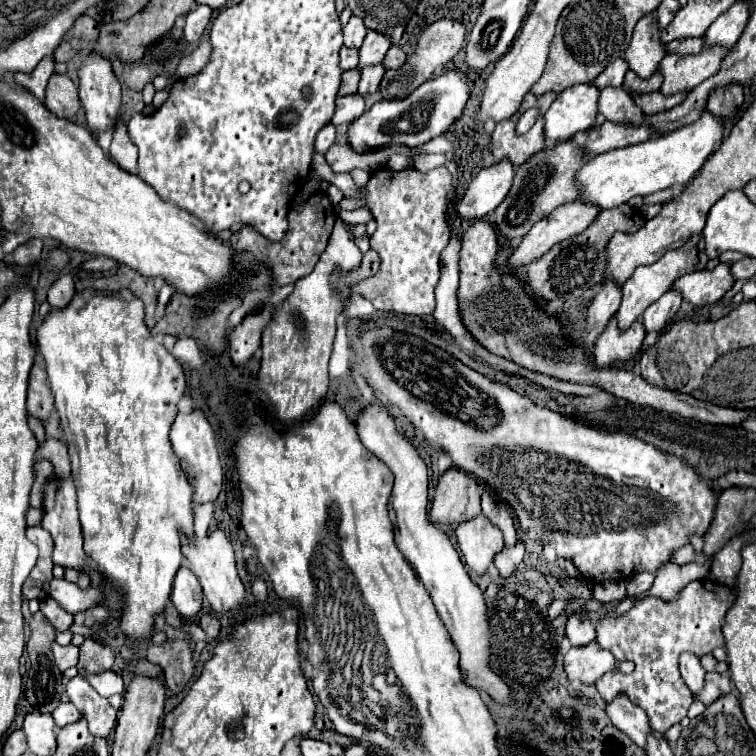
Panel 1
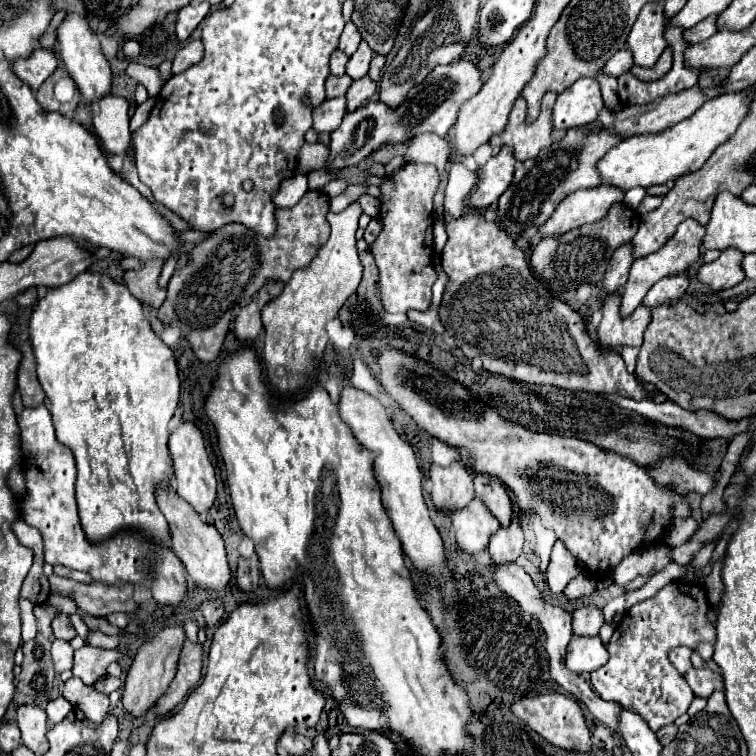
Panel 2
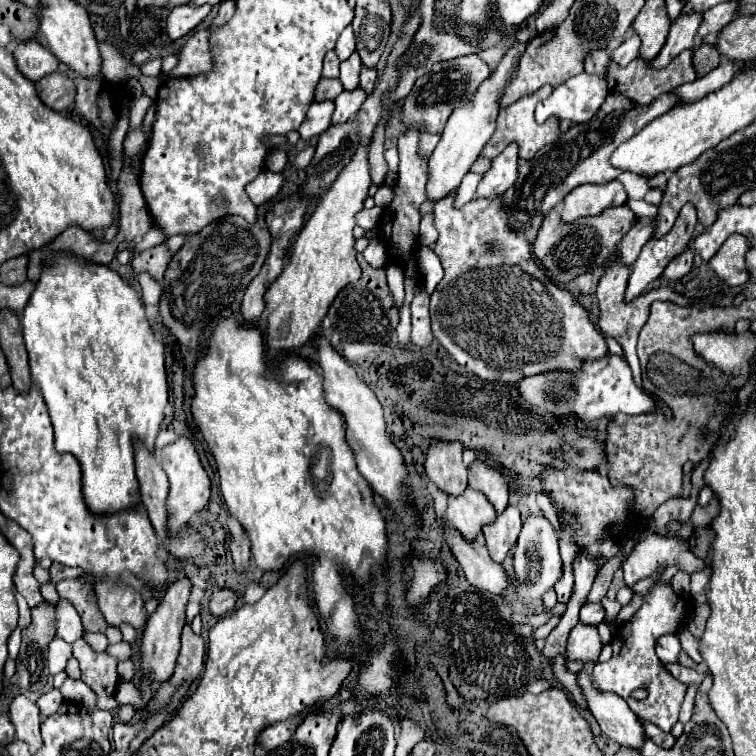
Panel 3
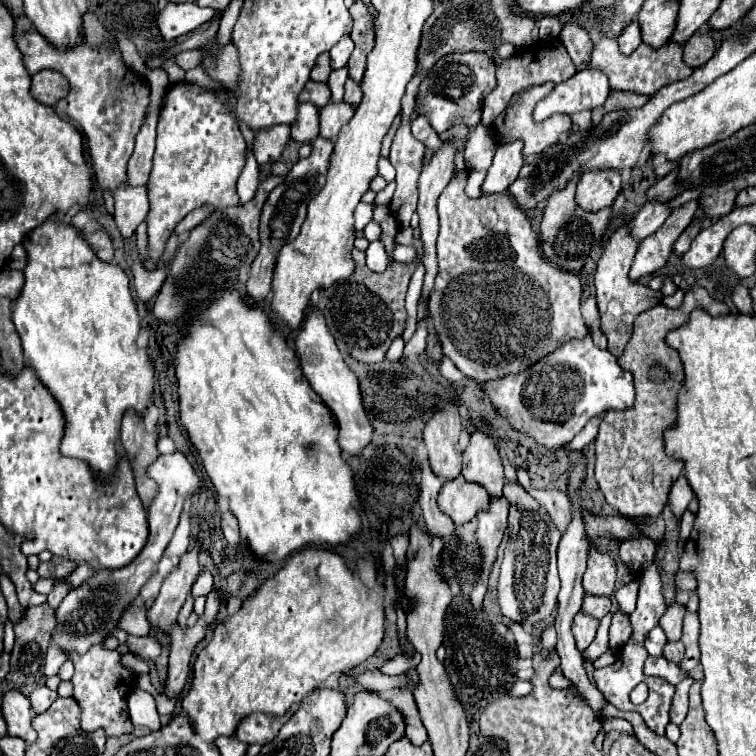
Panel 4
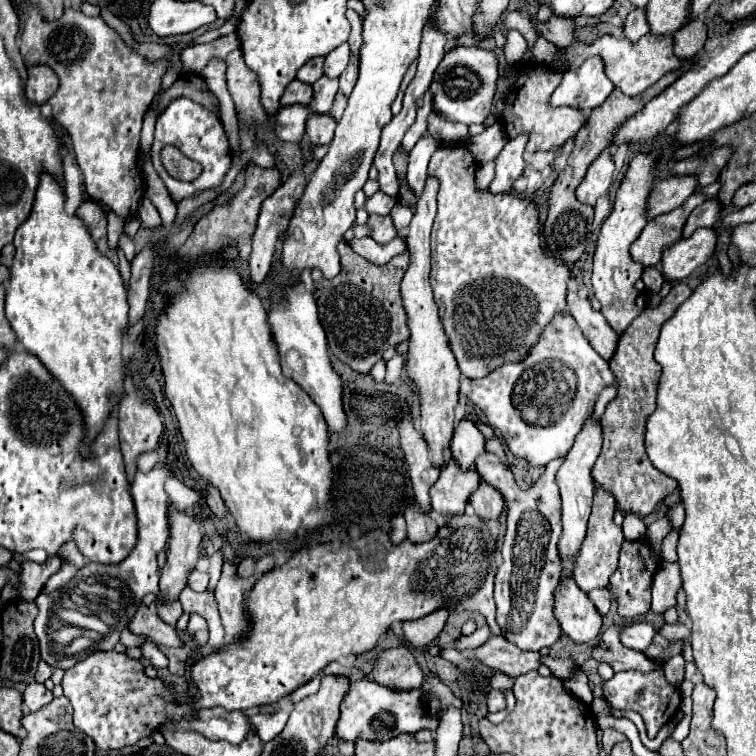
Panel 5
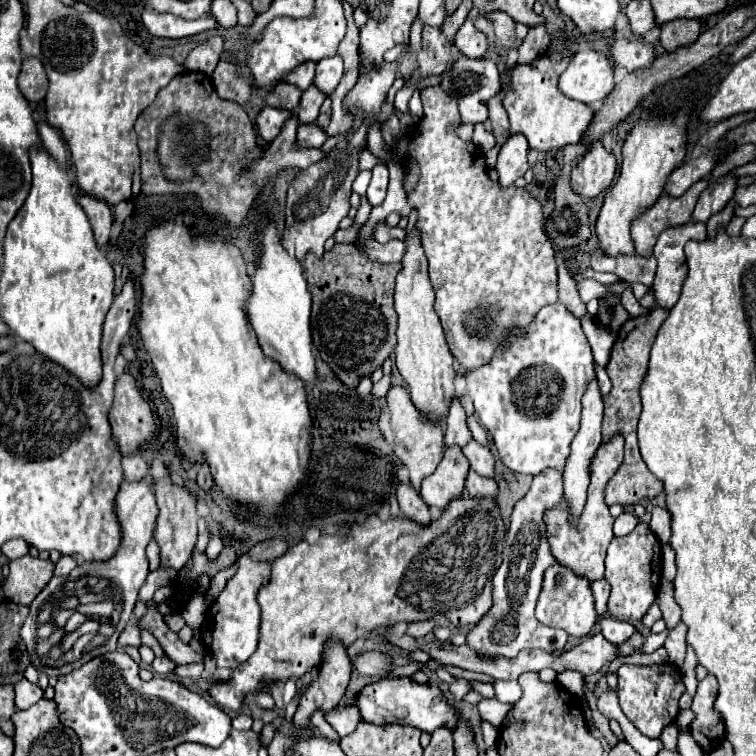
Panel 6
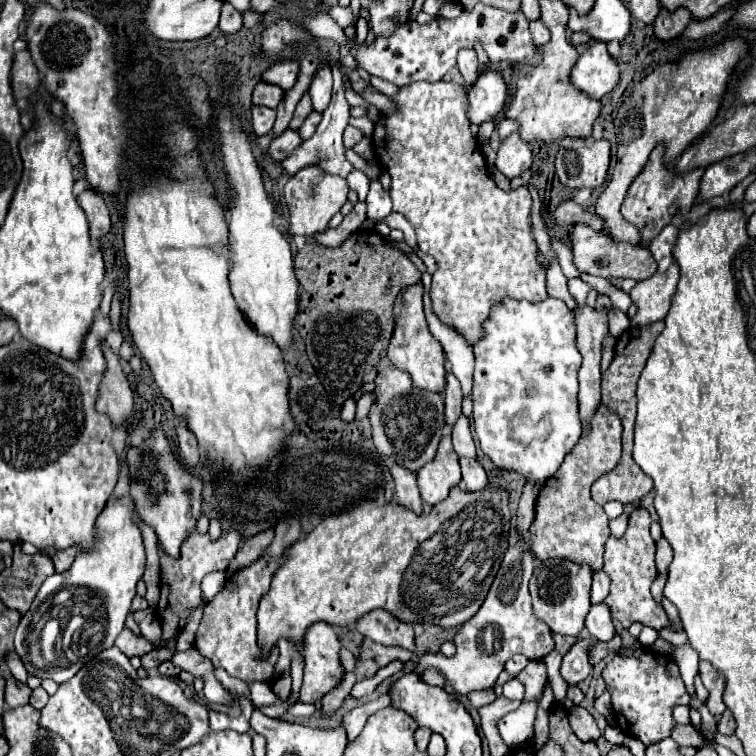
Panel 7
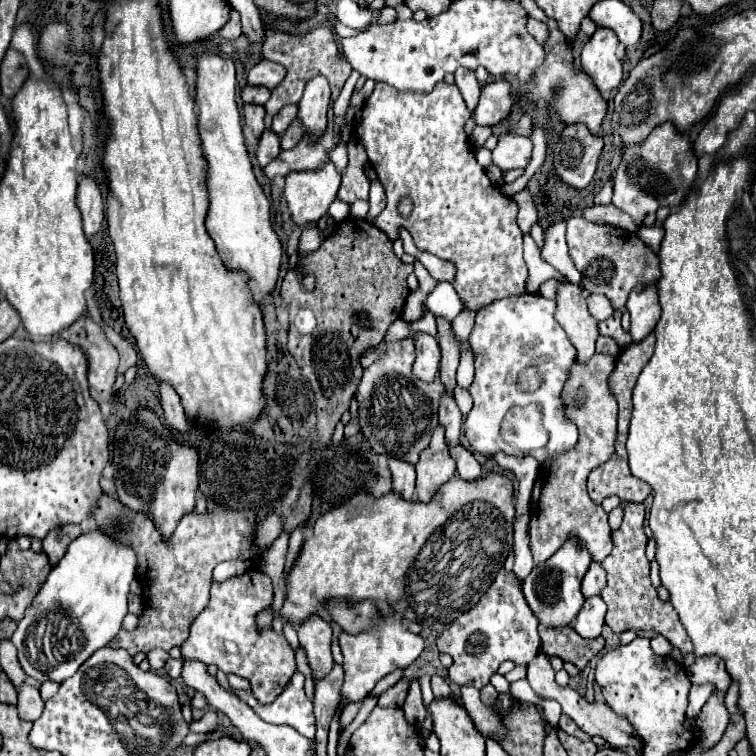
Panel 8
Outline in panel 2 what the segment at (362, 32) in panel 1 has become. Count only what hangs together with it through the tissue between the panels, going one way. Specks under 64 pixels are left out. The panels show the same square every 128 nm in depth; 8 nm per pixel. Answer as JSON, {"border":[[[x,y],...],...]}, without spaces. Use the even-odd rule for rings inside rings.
{"border":[[[352,22],[346,24],[342,36],[340,36],[340,44],[338,44],[338,50],[342,50],[346,56],[352,56],[356,52],[360,44],[360,34],[356,32],[356,26]]]}

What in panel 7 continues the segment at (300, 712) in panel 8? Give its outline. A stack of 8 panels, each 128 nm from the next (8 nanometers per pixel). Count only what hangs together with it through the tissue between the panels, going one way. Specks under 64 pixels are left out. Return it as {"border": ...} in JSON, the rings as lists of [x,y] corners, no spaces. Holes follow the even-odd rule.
{"border":[[[290,692],[290,696],[286,698],[286,700],[282,700],[282,704],[270,704],[270,706],[258,706],[258,710],[264,714],[264,716],[268,716],[268,718],[282,718],[282,716],[286,716],[286,712],[288,712],[288,708],[292,706],[292,704],[296,704],[298,702],[298,694],[294,694],[294,692]]]}

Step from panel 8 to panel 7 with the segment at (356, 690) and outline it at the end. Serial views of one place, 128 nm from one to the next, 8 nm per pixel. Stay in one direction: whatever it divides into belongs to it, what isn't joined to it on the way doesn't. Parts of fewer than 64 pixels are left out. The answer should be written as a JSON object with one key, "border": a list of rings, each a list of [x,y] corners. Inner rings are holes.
{"border":[[[362,640],[362,646],[360,646],[360,654],[356,658],[356,678],[358,682],[360,680],[366,680],[370,676],[374,676],[380,668],[388,666],[390,662],[402,662],[406,664],[408,660],[412,658],[412,652],[406,650],[406,648],[400,648],[400,646],[382,646],[382,644],[376,644],[372,640]]]}

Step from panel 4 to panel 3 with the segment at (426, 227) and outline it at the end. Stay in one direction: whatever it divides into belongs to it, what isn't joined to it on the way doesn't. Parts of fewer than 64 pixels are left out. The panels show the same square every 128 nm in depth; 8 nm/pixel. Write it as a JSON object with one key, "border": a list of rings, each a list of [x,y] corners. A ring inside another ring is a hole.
{"border":[[[514,44],[500,60],[498,68],[492,72],[492,76],[482,82],[482,86],[478,88],[478,92],[474,94],[472,102],[468,102],[468,106],[456,108],[452,112],[452,116],[448,118],[448,124],[442,132],[442,138],[438,142],[438,146],[434,148],[432,156],[428,158],[428,184],[426,184],[426,200],[436,202],[444,196],[448,196],[456,186],[460,186],[464,174],[470,170],[472,162],[480,156],[484,144],[488,142],[488,138],[494,134],[494,126],[496,126],[496,116],[498,116],[498,98],[506,86],[506,82],[514,76],[516,70],[516,62],[522,56],[522,52],[526,50],[524,44]]]}

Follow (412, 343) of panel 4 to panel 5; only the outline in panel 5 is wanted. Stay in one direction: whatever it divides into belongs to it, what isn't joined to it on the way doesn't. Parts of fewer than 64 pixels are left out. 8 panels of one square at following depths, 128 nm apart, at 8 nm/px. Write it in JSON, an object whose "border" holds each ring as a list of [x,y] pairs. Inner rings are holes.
{"border":[[[394,354],[388,362],[386,362],[386,376],[384,382],[392,384],[402,376],[402,368],[404,368],[404,356],[406,354]]]}

